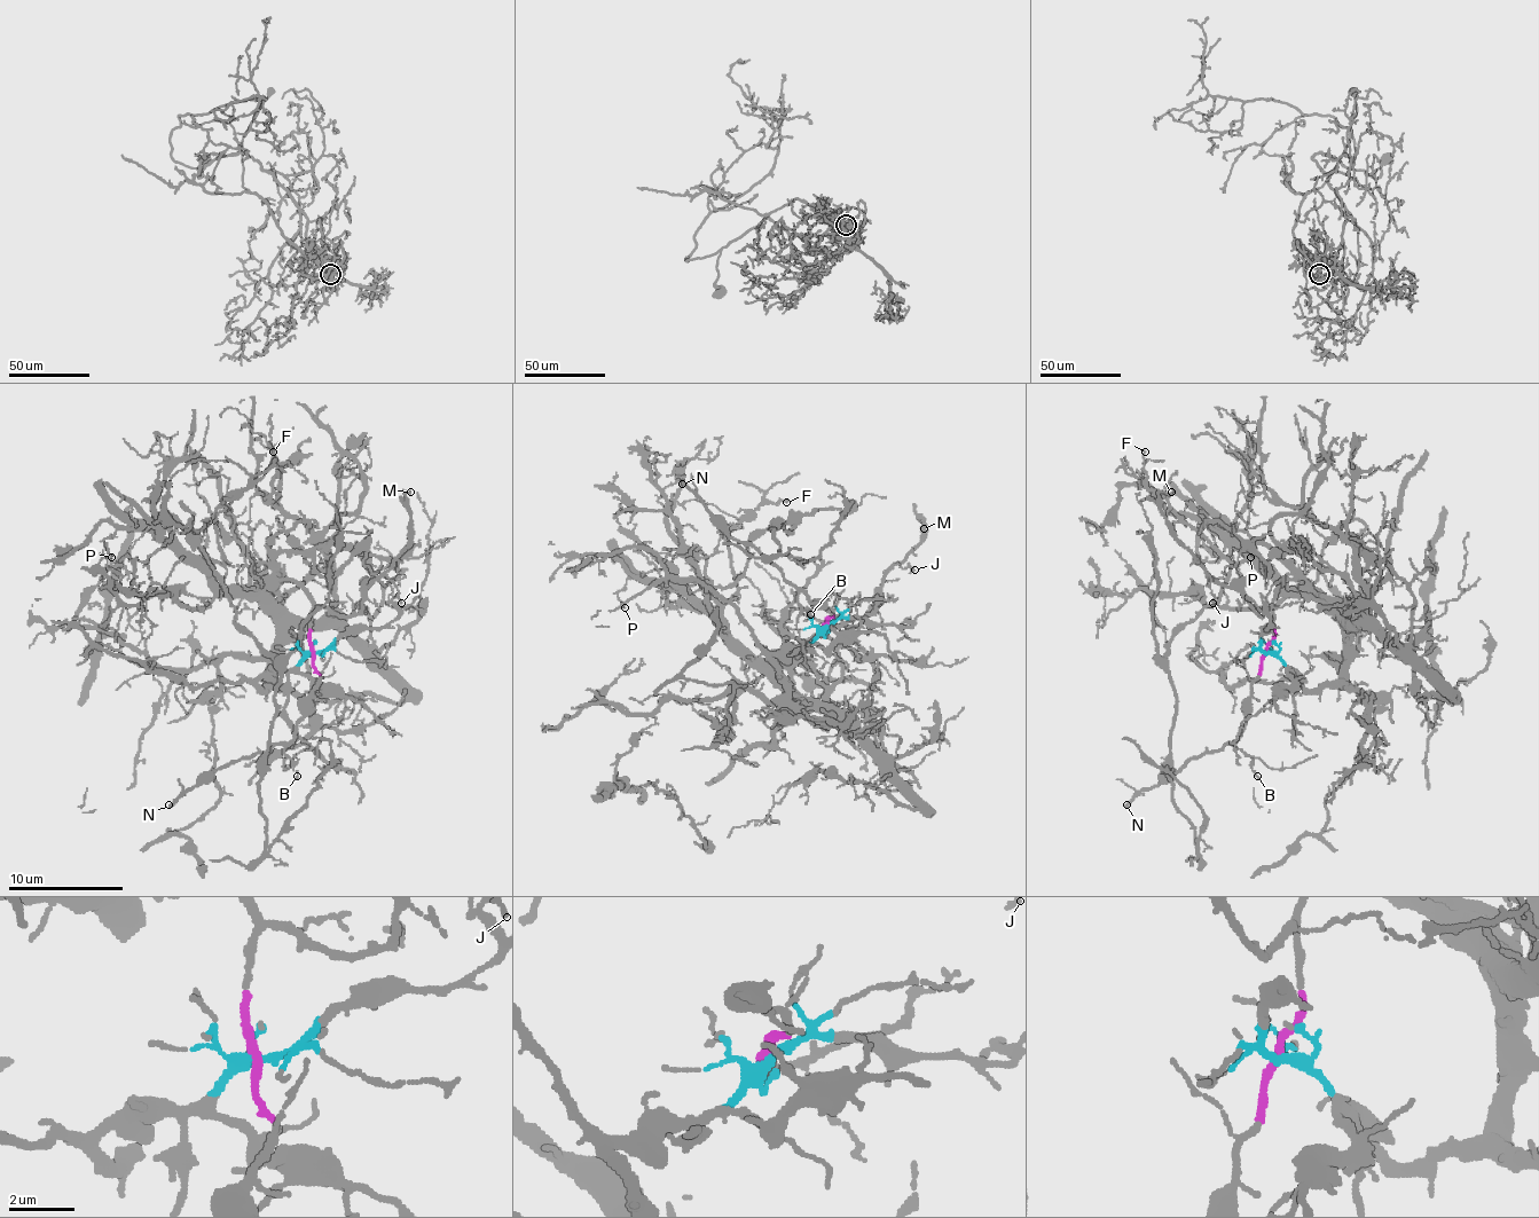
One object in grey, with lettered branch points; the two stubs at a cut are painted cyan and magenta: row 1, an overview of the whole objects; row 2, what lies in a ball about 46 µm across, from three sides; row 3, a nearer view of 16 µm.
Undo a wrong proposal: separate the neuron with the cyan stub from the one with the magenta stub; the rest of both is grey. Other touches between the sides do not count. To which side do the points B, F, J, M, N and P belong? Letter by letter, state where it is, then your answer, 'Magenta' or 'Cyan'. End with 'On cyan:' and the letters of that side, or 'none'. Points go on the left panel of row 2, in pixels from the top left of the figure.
B: Place: (297, 776). Magenta
F: Place: (273, 452). Cyan
J: Place: (401, 603). Magenta
M: Place: (410, 492). Magenta
N: Place: (169, 804). Magenta
P: Place: (111, 557). Cyan
On cyan: F, P

